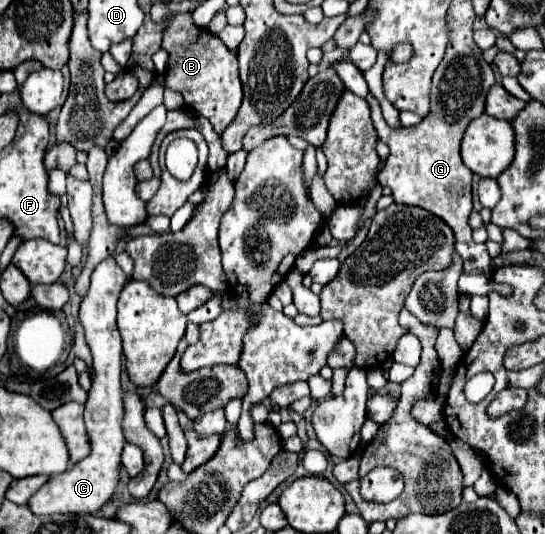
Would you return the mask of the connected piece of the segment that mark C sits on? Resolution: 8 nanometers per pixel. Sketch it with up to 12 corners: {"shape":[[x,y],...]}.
{"shape":[[102,260],[80,306],[92,352],[90,454],[30,498],[38,514],[94,514],[118,484],[126,274]]}

